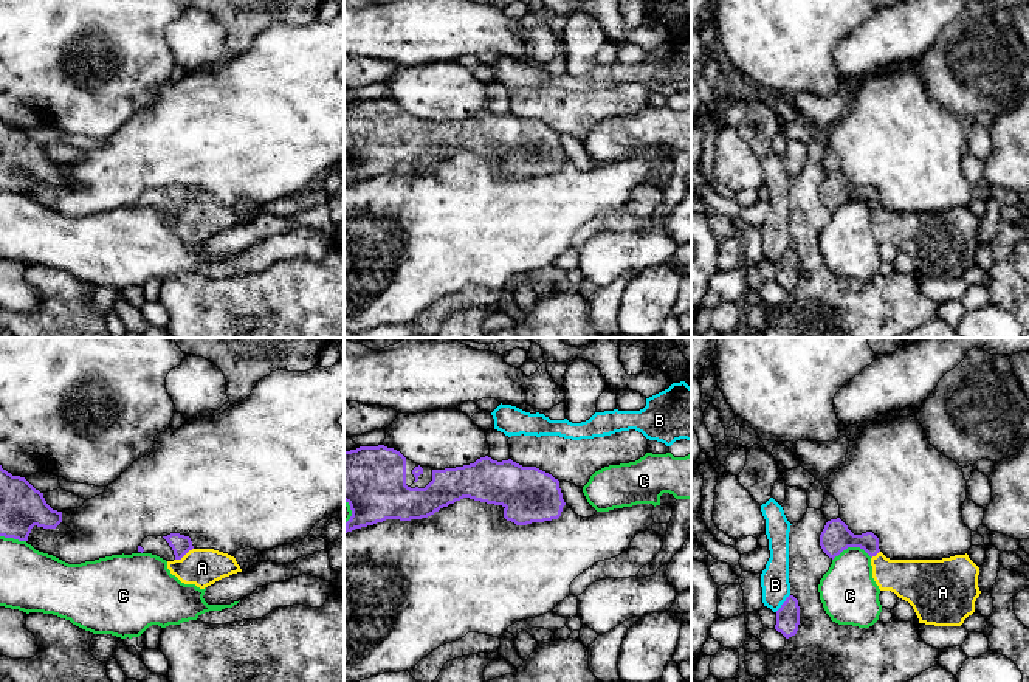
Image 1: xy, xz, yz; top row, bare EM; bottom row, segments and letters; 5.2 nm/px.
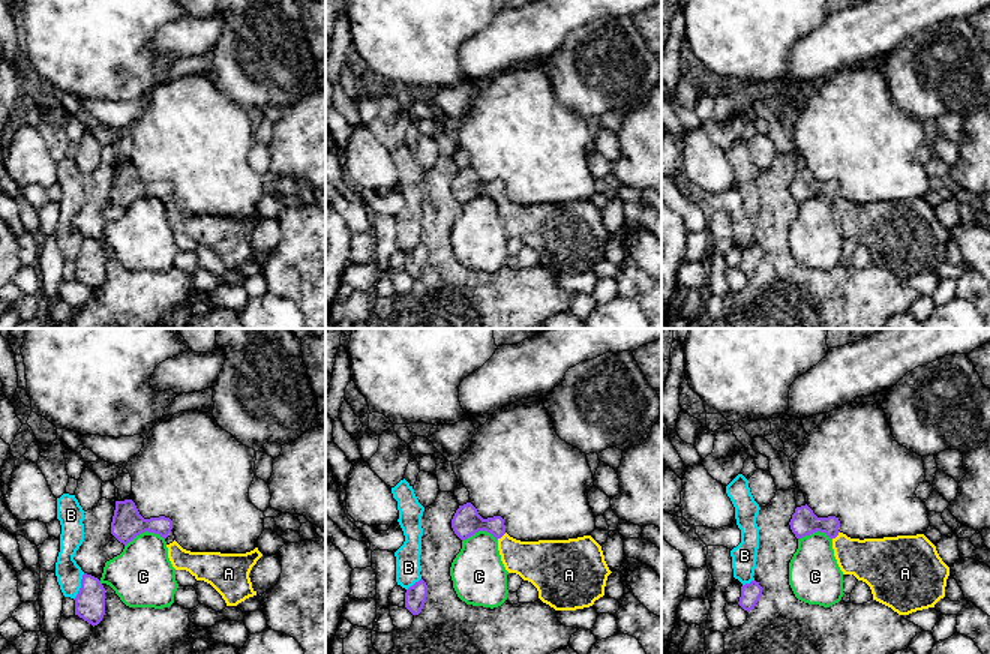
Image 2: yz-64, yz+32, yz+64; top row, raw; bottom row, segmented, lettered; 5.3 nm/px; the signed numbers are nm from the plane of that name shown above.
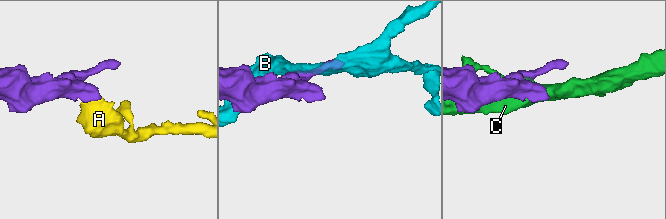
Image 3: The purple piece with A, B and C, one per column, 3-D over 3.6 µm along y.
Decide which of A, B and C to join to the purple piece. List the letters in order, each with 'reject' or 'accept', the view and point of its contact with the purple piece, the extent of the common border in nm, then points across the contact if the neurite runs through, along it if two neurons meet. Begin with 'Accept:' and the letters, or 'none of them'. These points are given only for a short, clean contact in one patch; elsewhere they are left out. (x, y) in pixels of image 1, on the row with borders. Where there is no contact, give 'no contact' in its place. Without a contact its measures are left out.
Accept: A
A: accept | xy (183, 555) | 120 nm | across xy (180, 544), (183, 555), (194, 566), (202, 568)
B: reject | yz (783, 603) | 120 nm
C: reject | yz (851, 546) | 200 nm

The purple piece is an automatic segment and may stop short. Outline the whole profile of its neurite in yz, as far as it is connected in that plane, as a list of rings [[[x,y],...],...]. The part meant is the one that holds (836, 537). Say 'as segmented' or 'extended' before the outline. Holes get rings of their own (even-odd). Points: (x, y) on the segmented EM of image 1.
extended | [[[840,519],[826,522],[820,546],[829,558],[838,556],[848,547],[860,547],[871,556],[872,578],[880,591],[891,591],[908,601],[919,623],[934,626],[961,626],[975,612],[975,601],[981,591],[978,587],[979,567],[969,555],[955,555],[942,560],[890,560],[879,549],[879,538],[872,532],[854,535]]]

